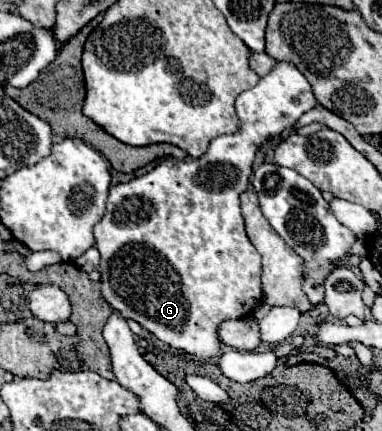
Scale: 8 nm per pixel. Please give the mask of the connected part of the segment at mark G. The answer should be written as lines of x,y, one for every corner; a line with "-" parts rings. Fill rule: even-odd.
276,63
256,87
238,95
236,115
240,127
234,135
216,137
208,151
196,161
166,159
146,175
110,187
106,213
94,227
94,237
102,257
98,267
102,275
102,299
112,311
118,311
124,319
134,319
162,343
184,351
198,361
218,355
222,349
218,325
252,315
256,305
264,299
260,281
262,257
244,231
238,197
246,191
258,145
294,125
296,119
314,105
316,99
306,77
290,63

